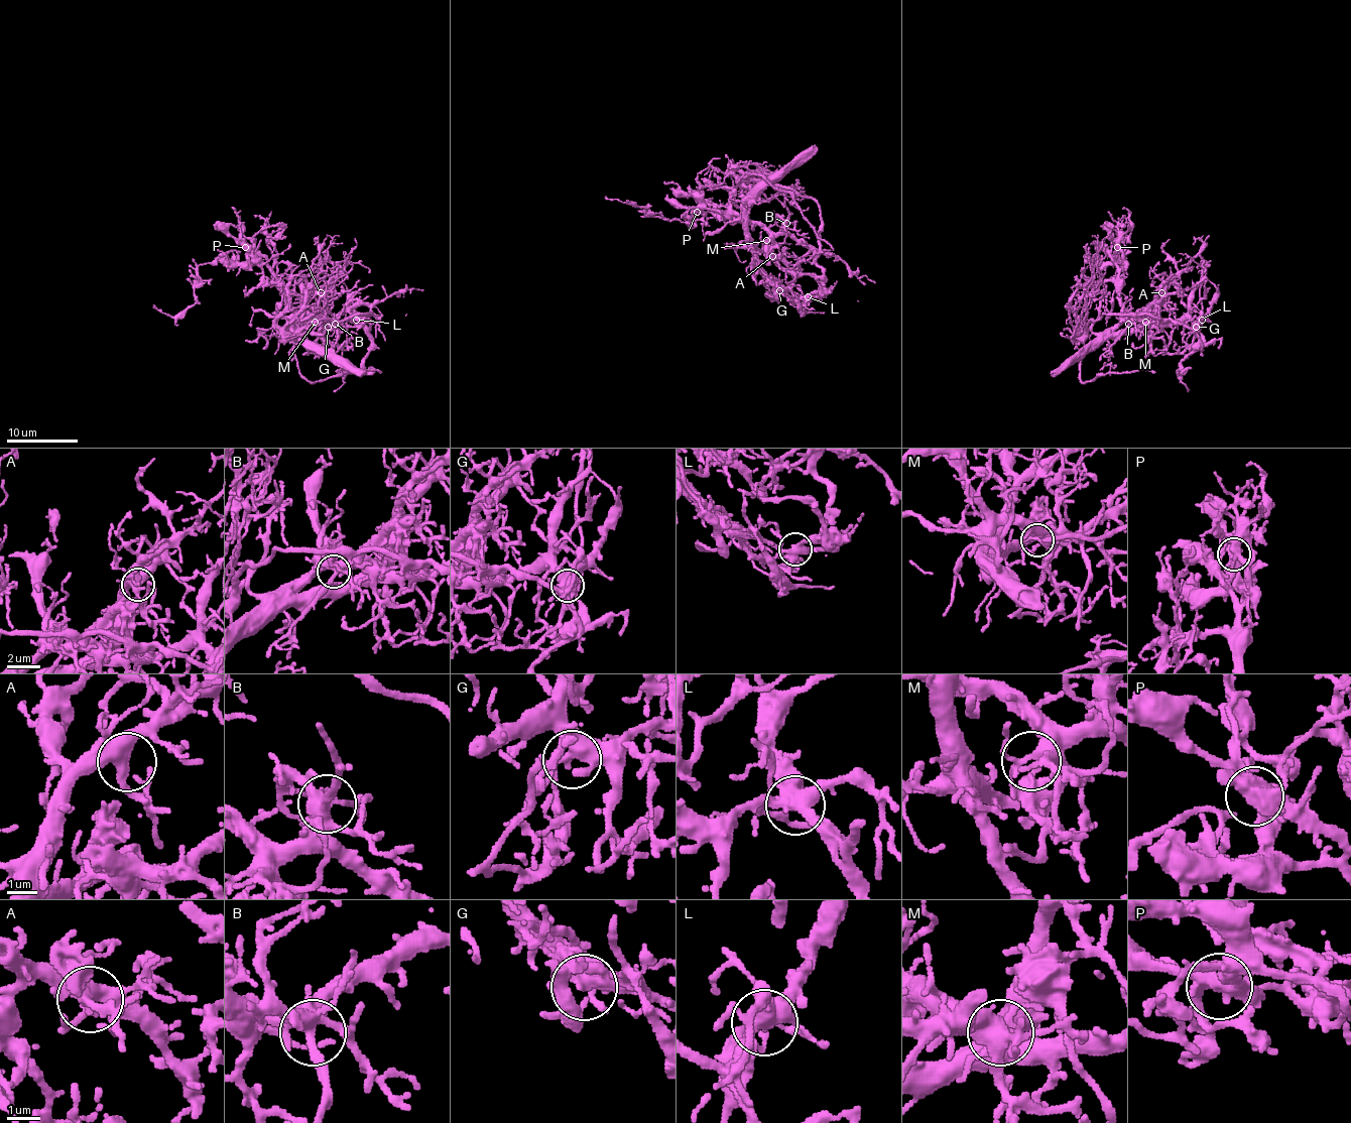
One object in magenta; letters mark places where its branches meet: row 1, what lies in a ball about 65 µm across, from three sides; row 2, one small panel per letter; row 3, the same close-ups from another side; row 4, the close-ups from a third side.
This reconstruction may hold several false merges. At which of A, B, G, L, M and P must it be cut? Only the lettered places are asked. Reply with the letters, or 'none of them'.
L, P

